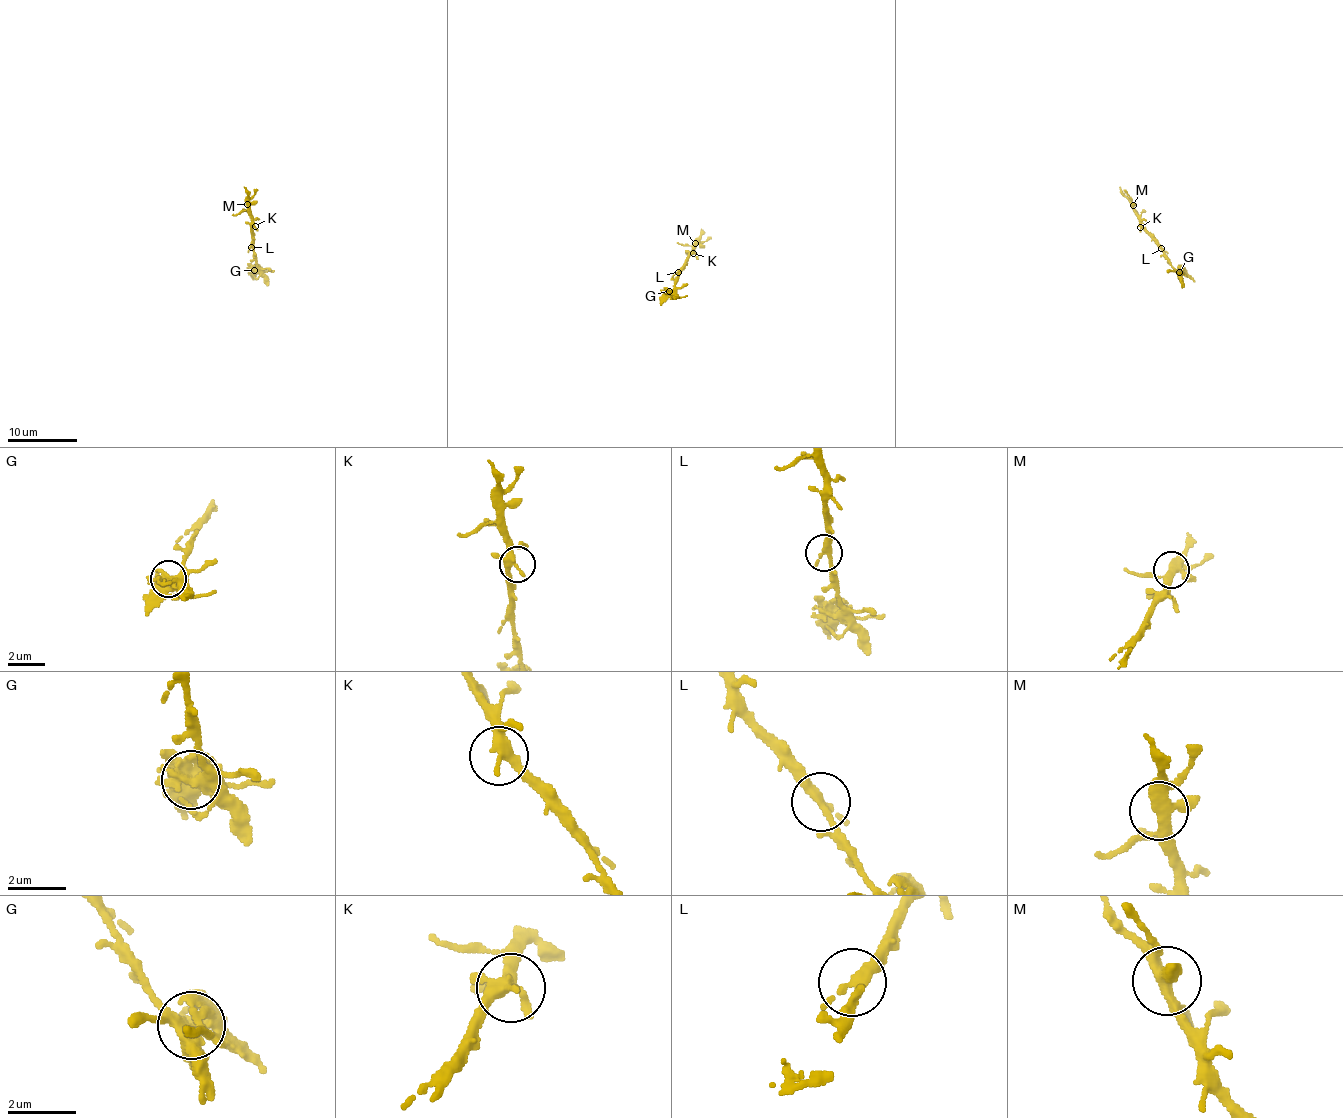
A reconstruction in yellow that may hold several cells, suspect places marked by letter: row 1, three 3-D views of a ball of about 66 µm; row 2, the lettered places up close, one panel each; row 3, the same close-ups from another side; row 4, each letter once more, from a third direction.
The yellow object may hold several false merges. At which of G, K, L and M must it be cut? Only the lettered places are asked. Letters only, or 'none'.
G

